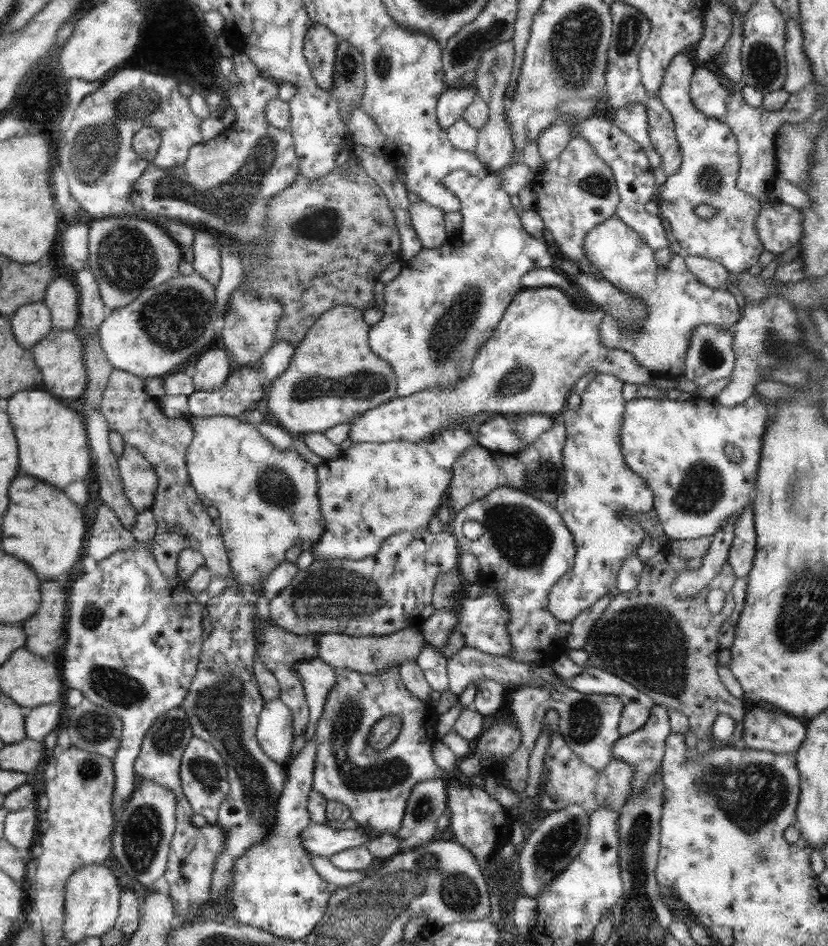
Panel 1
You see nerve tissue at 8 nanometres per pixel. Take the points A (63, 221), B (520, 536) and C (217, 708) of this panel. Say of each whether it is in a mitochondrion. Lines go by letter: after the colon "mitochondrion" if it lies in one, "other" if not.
A: other
B: mitochondrion
C: mitochondrion

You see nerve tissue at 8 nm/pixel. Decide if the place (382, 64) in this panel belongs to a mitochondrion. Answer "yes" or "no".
yes

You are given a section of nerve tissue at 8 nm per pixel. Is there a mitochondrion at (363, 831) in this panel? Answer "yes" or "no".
no

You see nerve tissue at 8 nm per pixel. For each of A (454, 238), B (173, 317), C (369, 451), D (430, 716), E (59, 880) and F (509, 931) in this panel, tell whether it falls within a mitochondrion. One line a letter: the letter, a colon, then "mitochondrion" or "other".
A: other
B: mitochondrion
C: other
D: other
E: other
F: other

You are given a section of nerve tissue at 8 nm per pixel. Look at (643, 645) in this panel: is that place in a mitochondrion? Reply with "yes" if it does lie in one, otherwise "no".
yes

